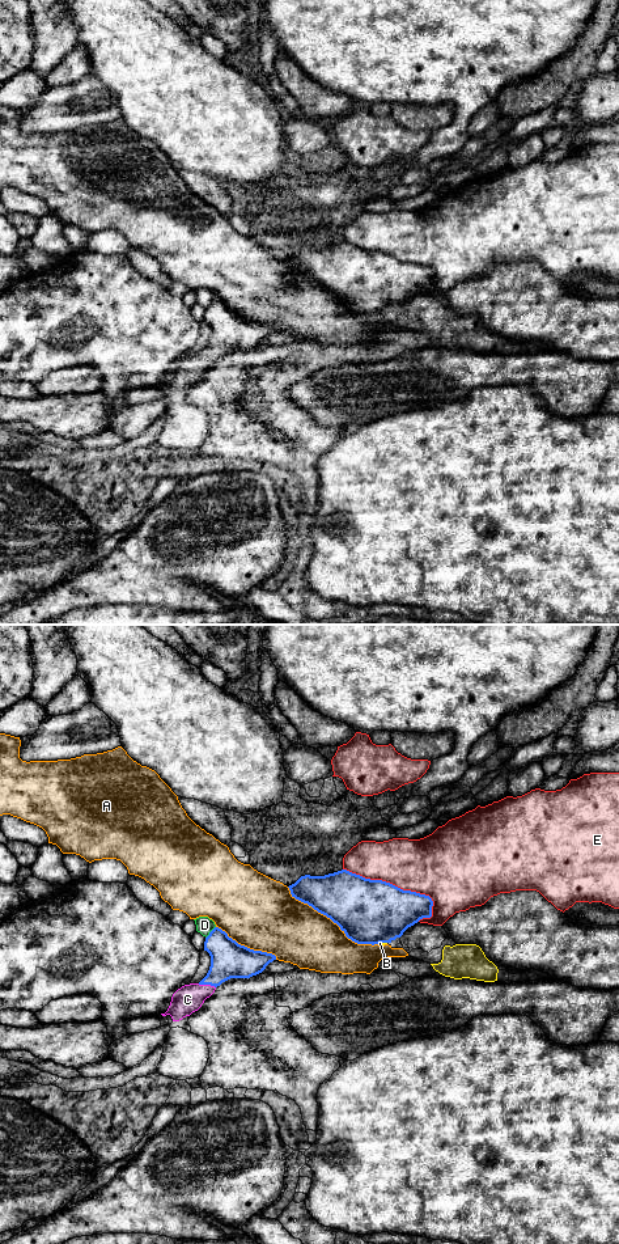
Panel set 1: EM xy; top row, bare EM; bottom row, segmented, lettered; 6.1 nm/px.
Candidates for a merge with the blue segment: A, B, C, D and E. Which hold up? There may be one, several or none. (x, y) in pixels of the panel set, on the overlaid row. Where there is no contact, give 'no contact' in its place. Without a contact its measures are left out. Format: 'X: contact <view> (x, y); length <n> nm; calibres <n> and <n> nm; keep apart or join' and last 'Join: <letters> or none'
A: contact xy (331, 919); length 650 nm; calibres 400 and 380 nm; keep apart
B: contact xy (382, 942); length 60 nm; calibres 400 and 20 nm; keep apart
C: contact xy (207, 984); length 110 nm; calibres 220 and 170 nm; join
D: contact xy (210, 932); length 100 nm; calibres 220 and 100 nm; keep apart
E: contact xy (394, 885); length 600 nm; calibres 400 and 360 nm; keep apart
Join: C

